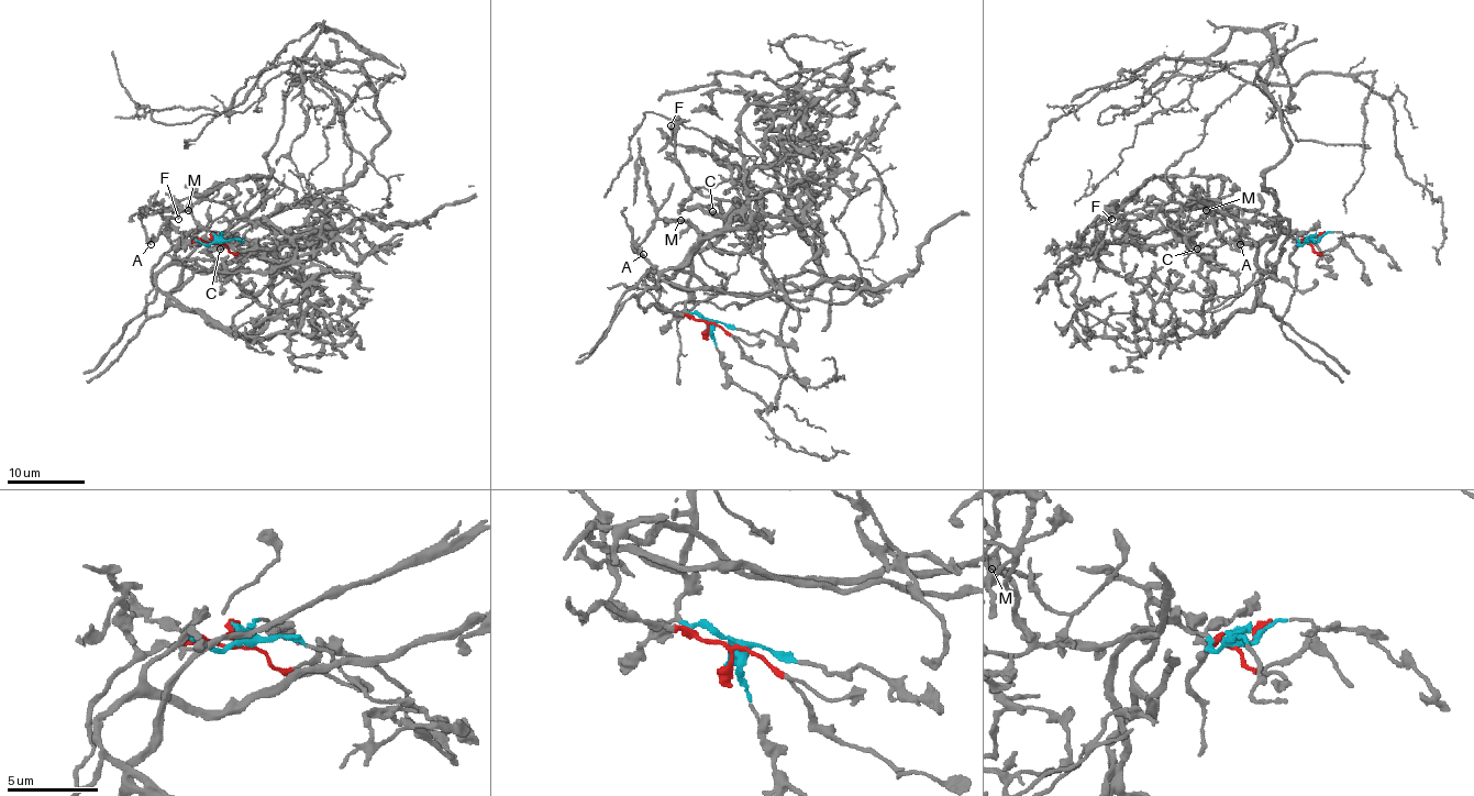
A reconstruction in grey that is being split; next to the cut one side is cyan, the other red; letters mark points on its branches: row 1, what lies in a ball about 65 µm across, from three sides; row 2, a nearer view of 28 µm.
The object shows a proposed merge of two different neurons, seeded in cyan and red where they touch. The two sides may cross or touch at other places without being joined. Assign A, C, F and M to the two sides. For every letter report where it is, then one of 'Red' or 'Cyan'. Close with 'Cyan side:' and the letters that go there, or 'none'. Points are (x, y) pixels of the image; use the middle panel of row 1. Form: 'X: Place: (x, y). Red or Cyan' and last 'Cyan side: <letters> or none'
A: Place: (643, 254). Red
C: Place: (712, 211). Cyan
F: Place: (671, 125). Cyan
M: Place: (680, 220). Red
Cyan side: C, F

